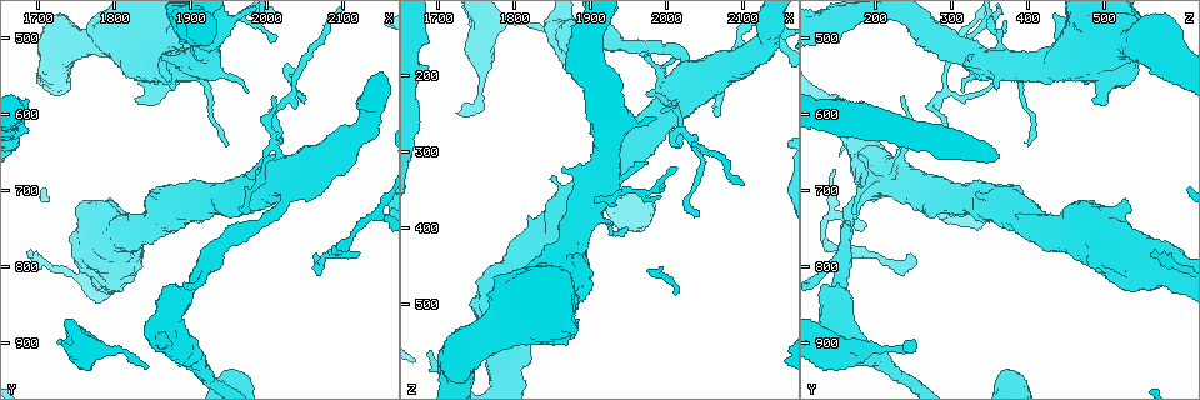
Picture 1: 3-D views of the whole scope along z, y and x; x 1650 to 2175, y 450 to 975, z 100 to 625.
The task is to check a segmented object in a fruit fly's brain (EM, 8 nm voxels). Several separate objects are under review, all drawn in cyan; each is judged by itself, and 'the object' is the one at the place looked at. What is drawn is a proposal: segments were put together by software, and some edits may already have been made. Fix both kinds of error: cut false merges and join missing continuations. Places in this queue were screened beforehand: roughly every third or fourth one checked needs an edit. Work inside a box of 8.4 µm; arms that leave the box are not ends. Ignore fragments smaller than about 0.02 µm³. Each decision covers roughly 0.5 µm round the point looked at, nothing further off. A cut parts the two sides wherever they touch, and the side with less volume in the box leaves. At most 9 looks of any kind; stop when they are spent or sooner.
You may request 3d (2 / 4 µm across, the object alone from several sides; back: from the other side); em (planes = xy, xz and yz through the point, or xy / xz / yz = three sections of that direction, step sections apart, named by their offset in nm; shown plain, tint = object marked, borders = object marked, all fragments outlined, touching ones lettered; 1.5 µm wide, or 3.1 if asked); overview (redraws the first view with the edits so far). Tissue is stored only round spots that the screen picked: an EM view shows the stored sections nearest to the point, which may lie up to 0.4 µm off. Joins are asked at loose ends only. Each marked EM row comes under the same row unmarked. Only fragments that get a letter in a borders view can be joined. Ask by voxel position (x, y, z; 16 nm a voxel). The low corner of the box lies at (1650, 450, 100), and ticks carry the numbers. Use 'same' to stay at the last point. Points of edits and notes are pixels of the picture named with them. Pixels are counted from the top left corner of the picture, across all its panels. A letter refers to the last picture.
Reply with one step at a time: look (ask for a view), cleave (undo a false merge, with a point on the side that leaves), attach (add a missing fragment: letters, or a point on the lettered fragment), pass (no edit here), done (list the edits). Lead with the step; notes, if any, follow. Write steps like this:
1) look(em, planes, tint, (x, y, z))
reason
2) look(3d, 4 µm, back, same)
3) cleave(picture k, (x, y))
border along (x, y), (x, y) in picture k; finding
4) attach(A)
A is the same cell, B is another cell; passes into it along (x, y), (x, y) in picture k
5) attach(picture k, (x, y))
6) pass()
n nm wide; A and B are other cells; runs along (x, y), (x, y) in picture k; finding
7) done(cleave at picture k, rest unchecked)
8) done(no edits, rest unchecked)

look(3d, 4 µm, (2010, 645, 245))

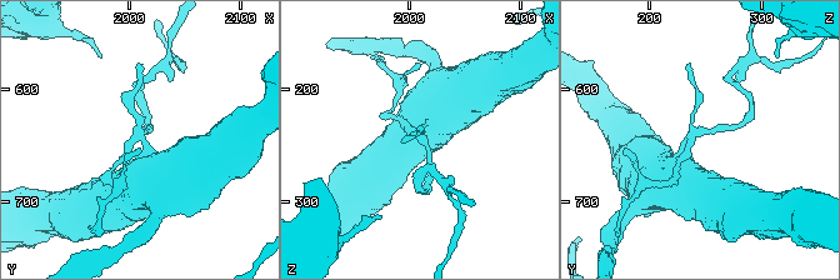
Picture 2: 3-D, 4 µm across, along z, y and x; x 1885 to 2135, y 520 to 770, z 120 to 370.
look(em, planes, borders, (2012, 640, 248))
shape alone is not enough

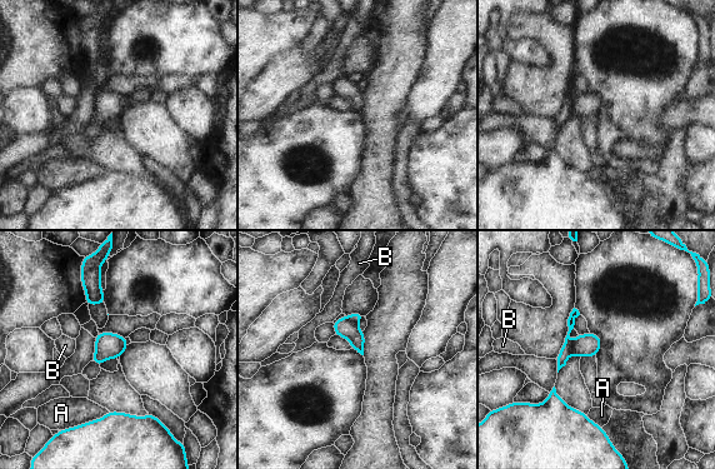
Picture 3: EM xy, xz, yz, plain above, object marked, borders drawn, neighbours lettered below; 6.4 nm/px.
cleave(picture 3, (344, 328))
120 nm wide; A and B are other cells; a second neuron is stuck on

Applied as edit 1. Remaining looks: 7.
look(overview)
redraw

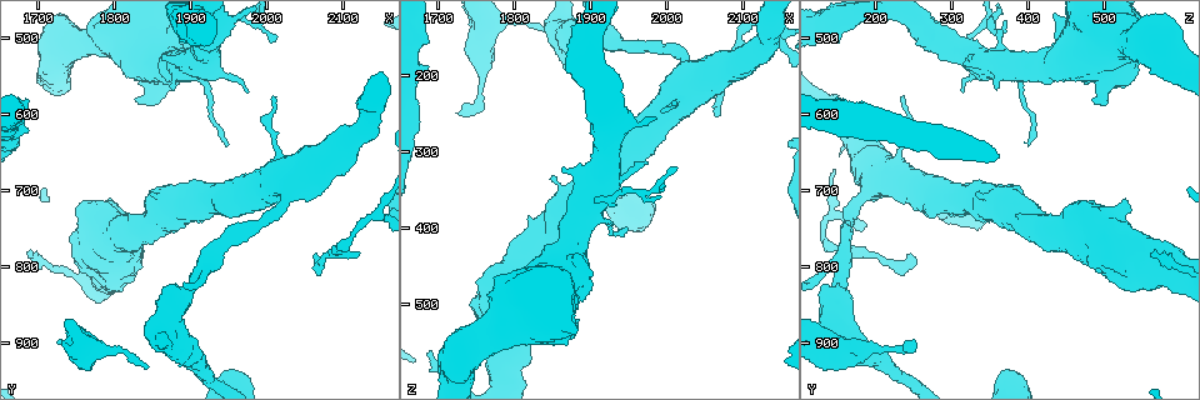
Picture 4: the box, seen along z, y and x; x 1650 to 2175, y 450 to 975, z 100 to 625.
look(em, xz, step 8, tint, (2010, 510, 320))
thin end

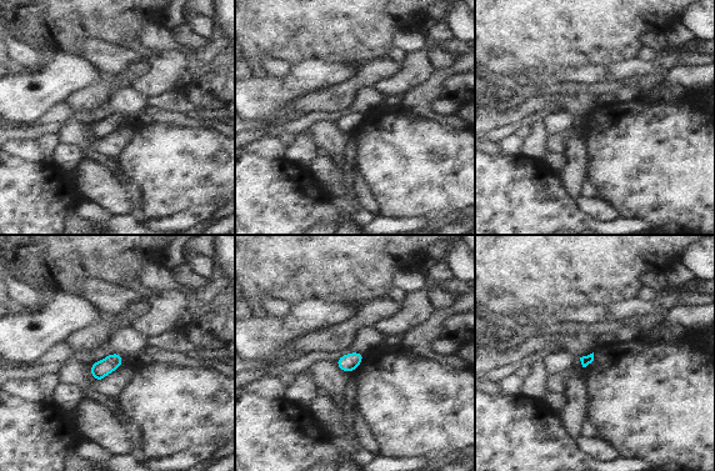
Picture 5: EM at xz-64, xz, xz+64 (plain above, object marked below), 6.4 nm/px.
look(em, planes, borders, same)
cut it another way

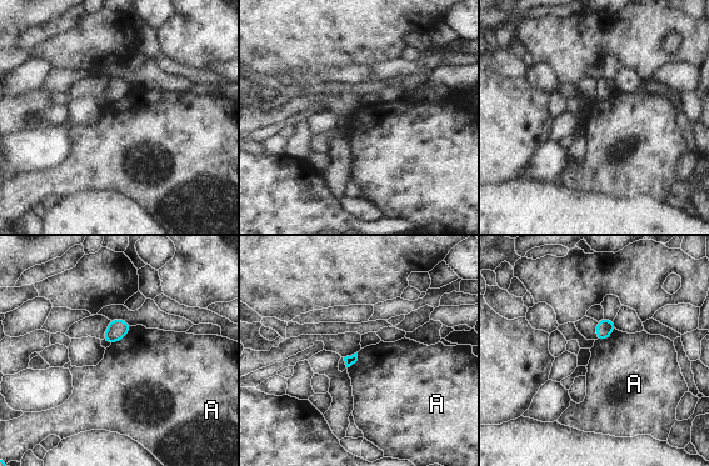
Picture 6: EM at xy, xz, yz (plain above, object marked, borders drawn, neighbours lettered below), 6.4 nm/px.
pass()
A touches over 180 nm; A is another cell; none of them fits

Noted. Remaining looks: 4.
look(em, xy, step 8, borders, (1910, 515, 360))
calibre changes

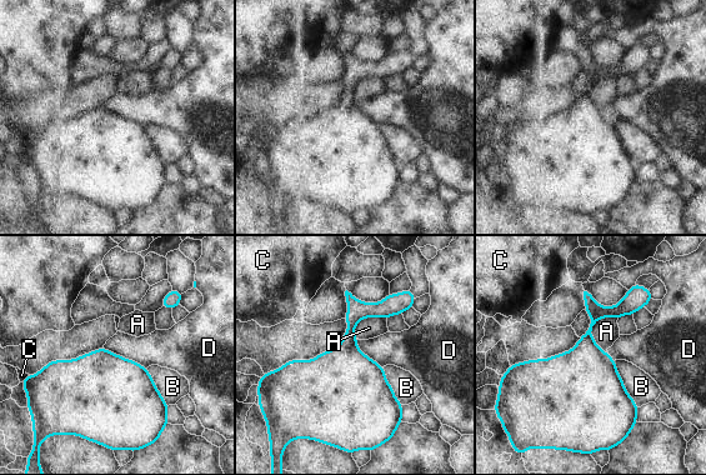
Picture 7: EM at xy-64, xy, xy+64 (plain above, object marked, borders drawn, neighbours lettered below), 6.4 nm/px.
pass()
B touches over 340 nm; A, B, C and D are other cells; border along (104, 346), (138, 361), (146, 369) in picture 7; continuous, no second neuron

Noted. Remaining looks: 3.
look(em, yz, step 4, borders, (1730, 895, 250))
an open end

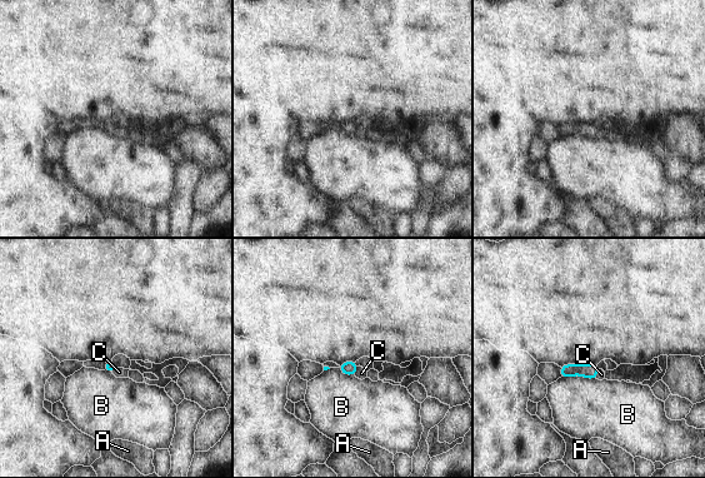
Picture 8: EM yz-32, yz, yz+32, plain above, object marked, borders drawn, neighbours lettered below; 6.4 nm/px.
look(em, planes, borders, same)
cut it another way

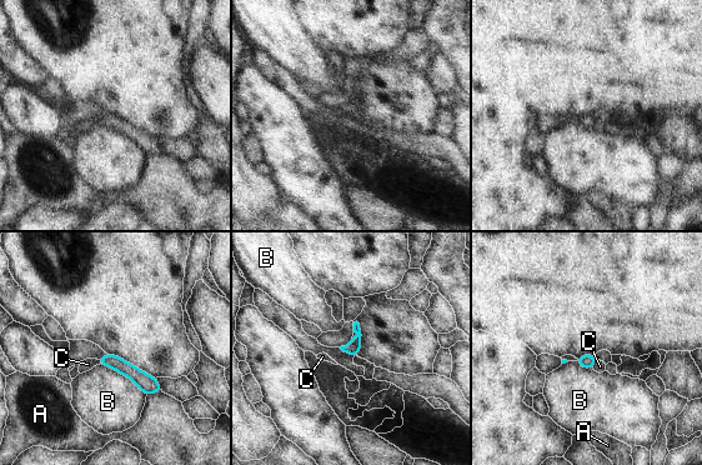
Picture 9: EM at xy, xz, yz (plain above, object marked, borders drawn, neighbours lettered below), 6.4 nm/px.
attach(C)
B touches over 380 nm; C is the same cell, A and B are other cells; passes into it along (587, 361), (595, 364), (600, 366) in picture 9; the neuron continues

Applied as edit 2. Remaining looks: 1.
done(cleave at picture 3, attach at picture 9, rest unchecked)

